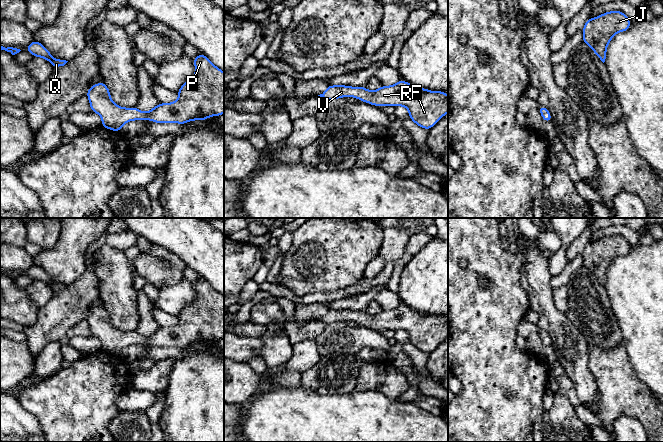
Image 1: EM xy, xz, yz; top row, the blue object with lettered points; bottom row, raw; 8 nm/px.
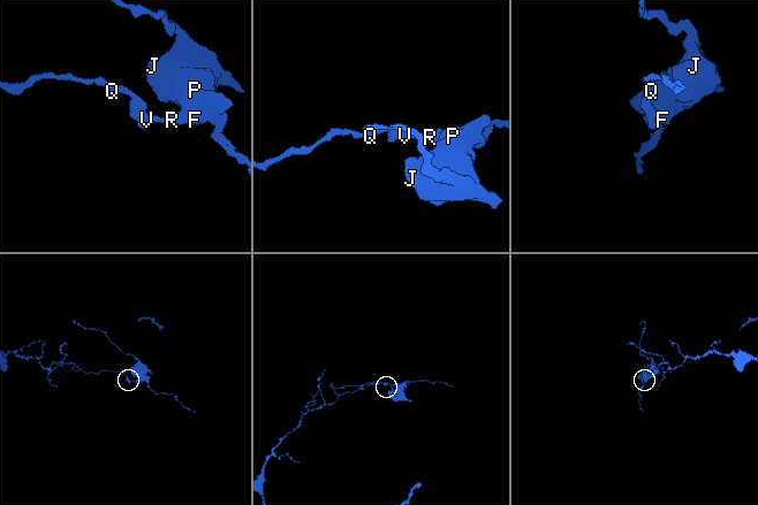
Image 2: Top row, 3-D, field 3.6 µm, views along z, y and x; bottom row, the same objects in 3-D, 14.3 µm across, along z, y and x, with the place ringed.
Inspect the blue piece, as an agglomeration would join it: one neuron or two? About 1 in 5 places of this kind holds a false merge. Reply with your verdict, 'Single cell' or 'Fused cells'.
Single cell

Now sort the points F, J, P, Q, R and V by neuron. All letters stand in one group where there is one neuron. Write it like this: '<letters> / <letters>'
F J P Q R V

